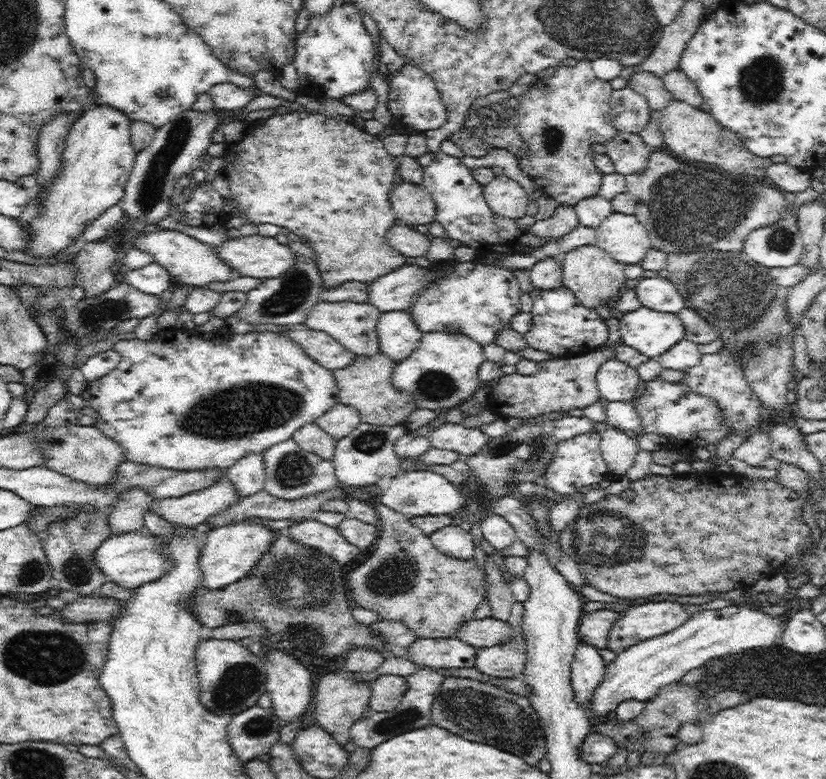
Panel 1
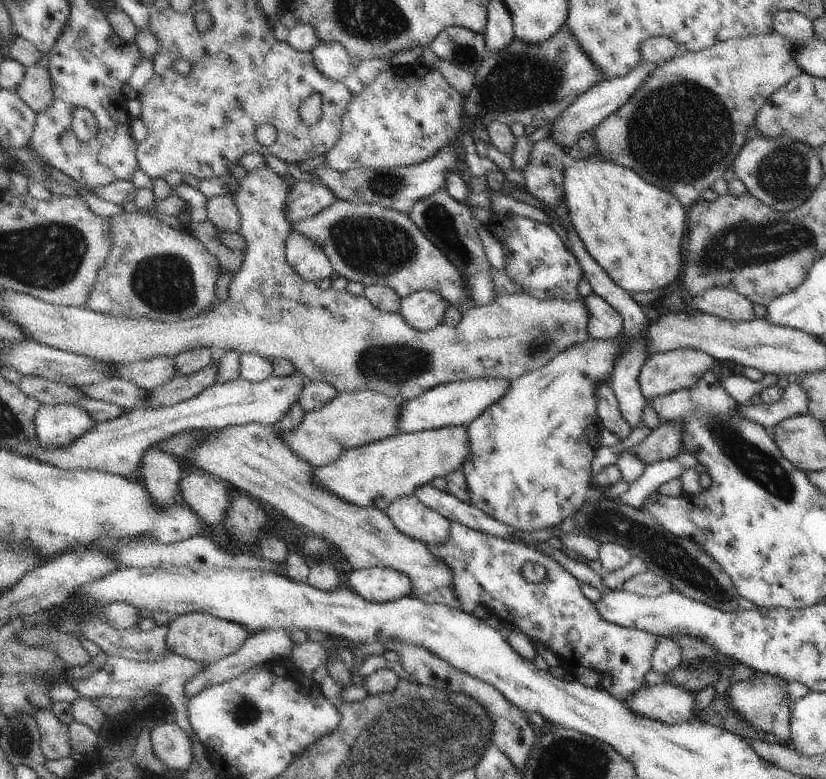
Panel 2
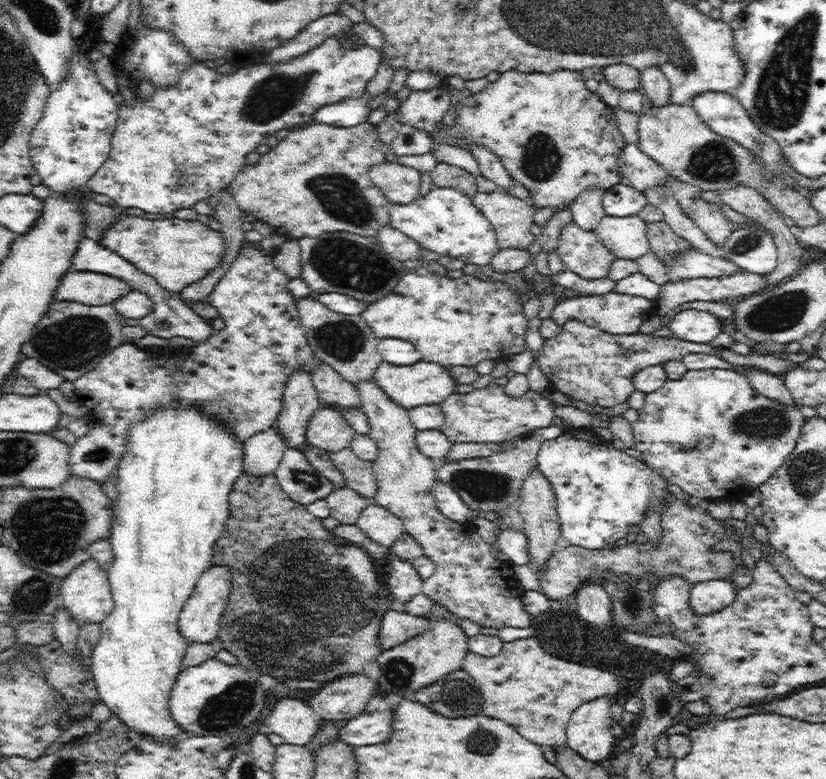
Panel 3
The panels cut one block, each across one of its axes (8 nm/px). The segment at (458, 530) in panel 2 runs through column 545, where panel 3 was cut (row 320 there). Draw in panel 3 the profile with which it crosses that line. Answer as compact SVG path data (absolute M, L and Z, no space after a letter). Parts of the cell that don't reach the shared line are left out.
M608 292L604 296L576 296L572 300L566 300L566 302L560 302L562 298L558 298L558 306L554 308L552 312L552 320L560 326L566 326L568 322L582 322L584 326L590 326L590 328L598 328L598 330L604 330L608 334L638 334L640 332L640 326L644 322L648 322L652 316L656 316L656 300L646 300L642 296L626 296L626 294L618 294L618 292Z

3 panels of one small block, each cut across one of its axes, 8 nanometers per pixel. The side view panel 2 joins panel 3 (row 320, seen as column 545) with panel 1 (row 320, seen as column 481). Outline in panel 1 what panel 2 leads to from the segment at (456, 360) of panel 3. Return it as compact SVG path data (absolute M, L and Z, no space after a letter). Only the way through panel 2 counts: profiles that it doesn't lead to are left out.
M444 262L442 266L434 268L434 278L432 282L422 288L422 292L418 294L416 302L410 308L410 318L414 322L414 326L426 334L426 332L452 332L452 334L462 334L474 342L478 342L482 348L496 344L498 336L502 330L512 328L512 320L514 316L518 316L522 312L522 302L520 302L520 282L514 276L512 268L504 268L504 266L492 266L492 264L476 264L472 266L472 262Z

